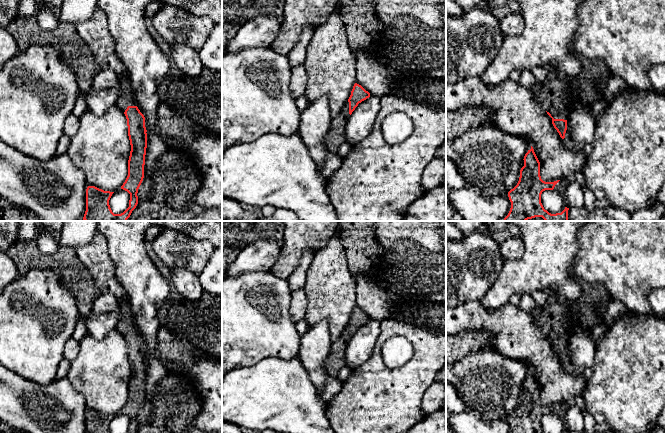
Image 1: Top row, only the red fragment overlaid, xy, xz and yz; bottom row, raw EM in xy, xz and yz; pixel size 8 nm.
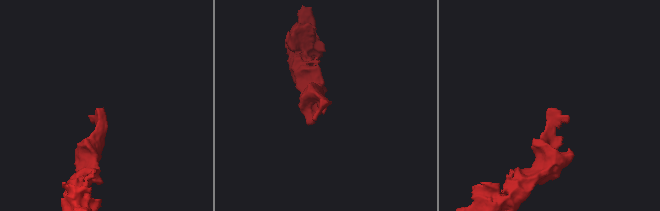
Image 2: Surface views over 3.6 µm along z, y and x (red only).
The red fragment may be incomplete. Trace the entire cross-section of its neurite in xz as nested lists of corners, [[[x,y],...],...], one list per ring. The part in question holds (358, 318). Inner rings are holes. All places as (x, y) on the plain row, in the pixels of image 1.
[[[355,307],[348,325],[338,339],[332,342],[331,351],[327,358],[326,369],[329,375],[336,376],[338,371],[346,366],[345,351],[347,345],[359,327],[370,321],[370,317],[361,309]]]

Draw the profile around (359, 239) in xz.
[[[339,221],[341,237],[351,274],[356,277],[364,272],[377,277],[380,271],[380,260],[383,251],[378,247],[378,240],[373,228],[375,221]]]

